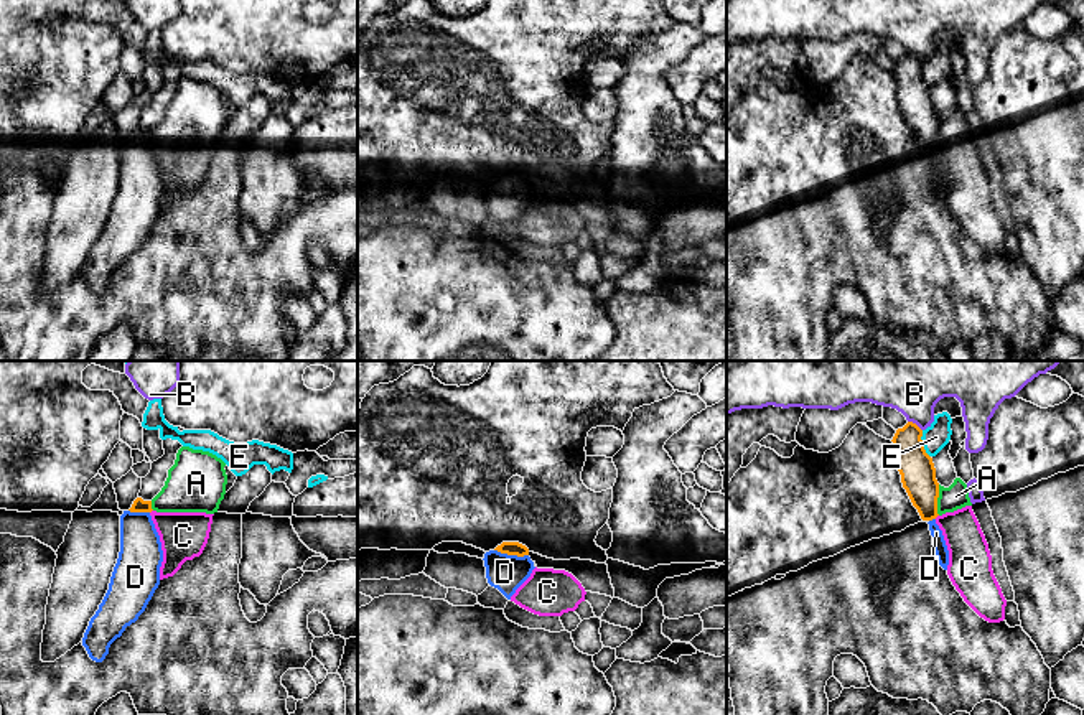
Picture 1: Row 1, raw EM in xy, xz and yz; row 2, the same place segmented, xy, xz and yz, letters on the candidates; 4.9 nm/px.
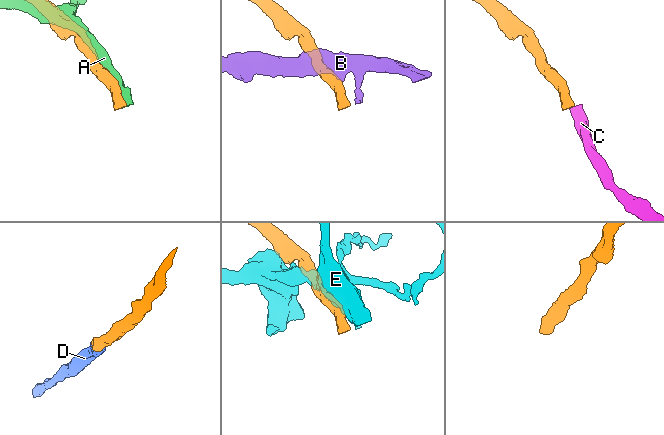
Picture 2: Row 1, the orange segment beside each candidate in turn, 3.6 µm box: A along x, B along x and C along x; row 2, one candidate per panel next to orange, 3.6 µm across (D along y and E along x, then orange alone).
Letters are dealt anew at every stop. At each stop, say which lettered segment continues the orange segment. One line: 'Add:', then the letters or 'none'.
Add: D

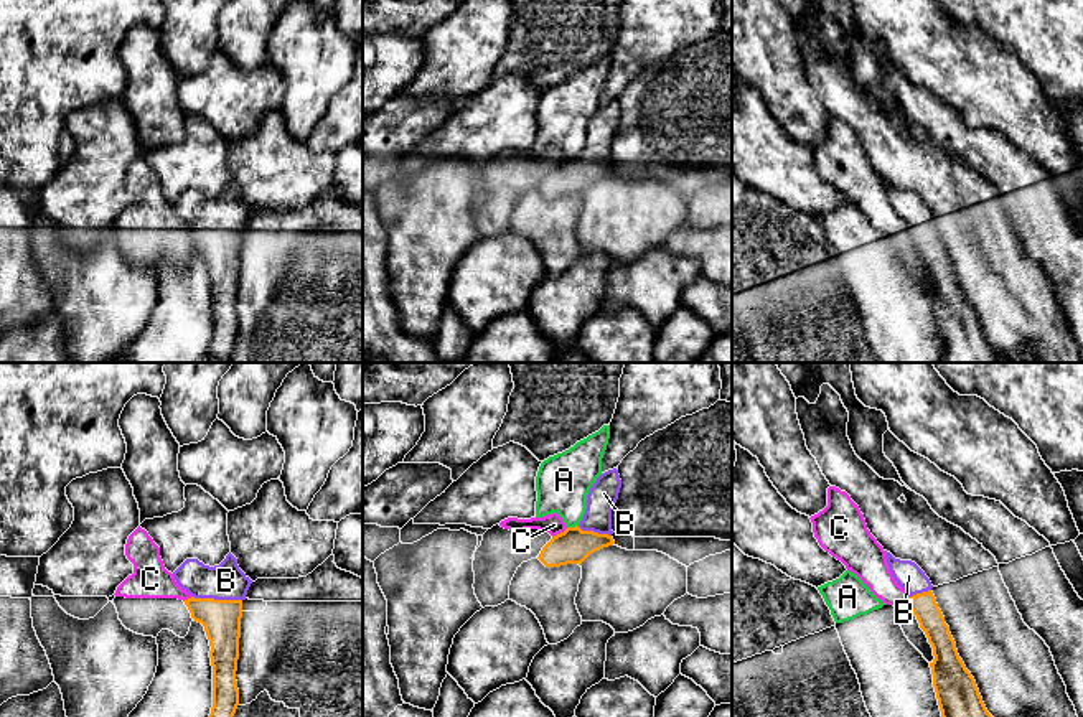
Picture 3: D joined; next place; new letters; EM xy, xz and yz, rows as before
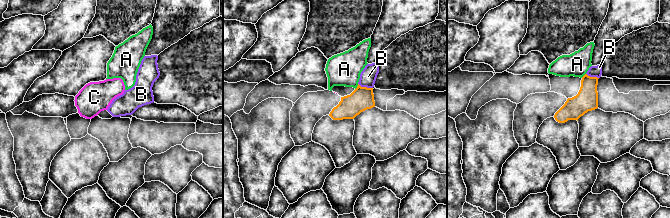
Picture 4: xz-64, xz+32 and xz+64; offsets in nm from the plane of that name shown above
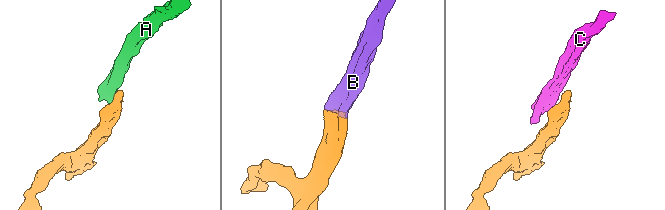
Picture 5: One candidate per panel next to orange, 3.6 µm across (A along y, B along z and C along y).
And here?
Add: B

